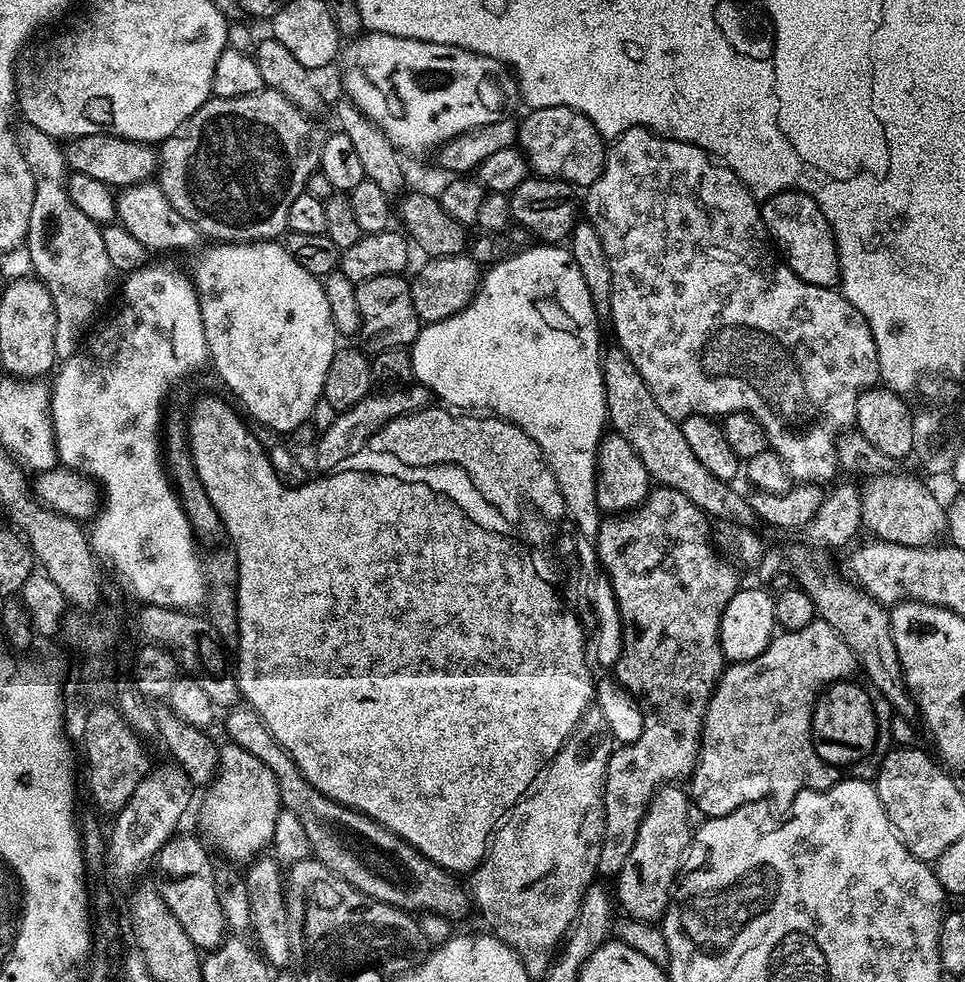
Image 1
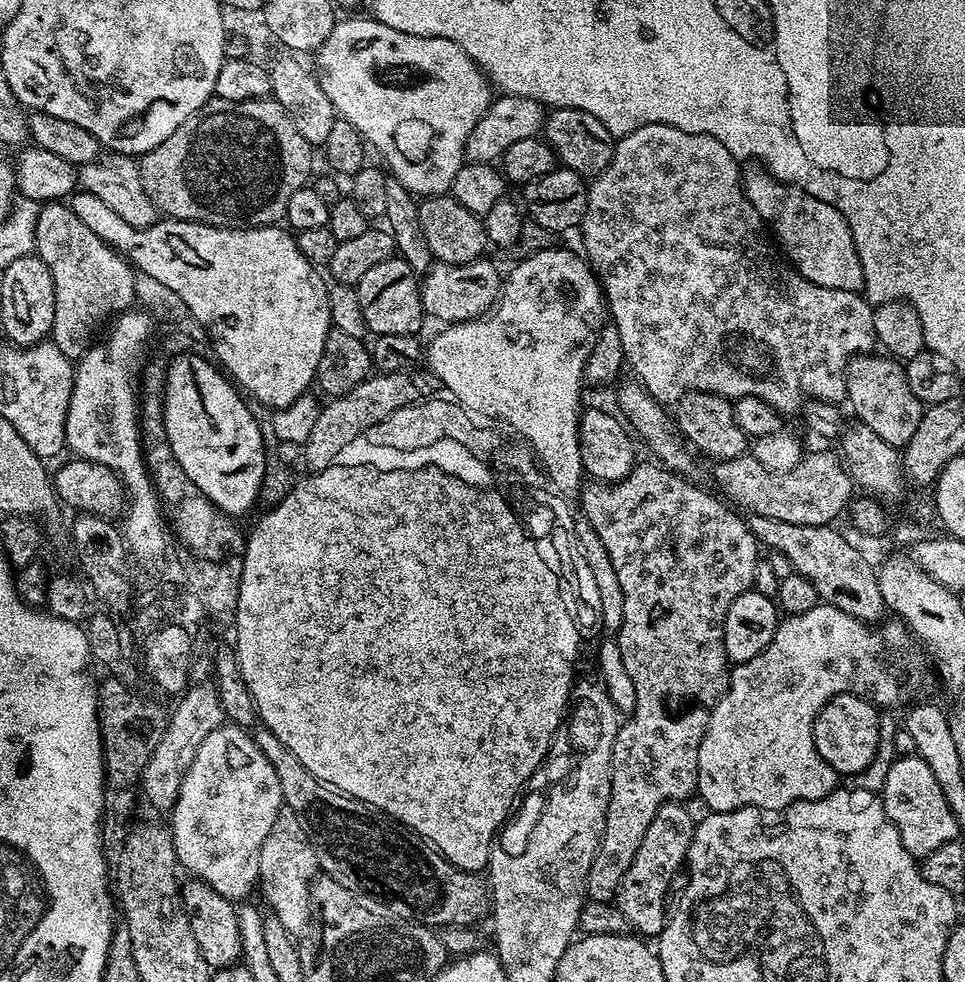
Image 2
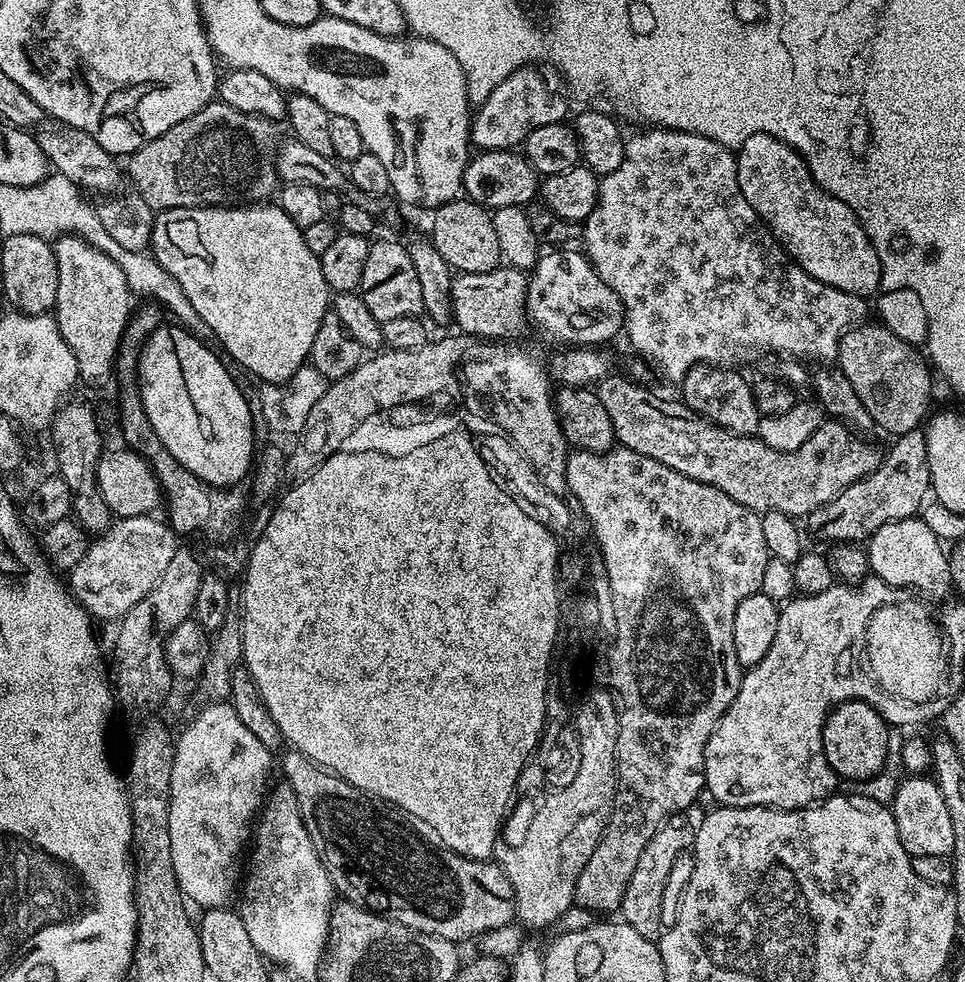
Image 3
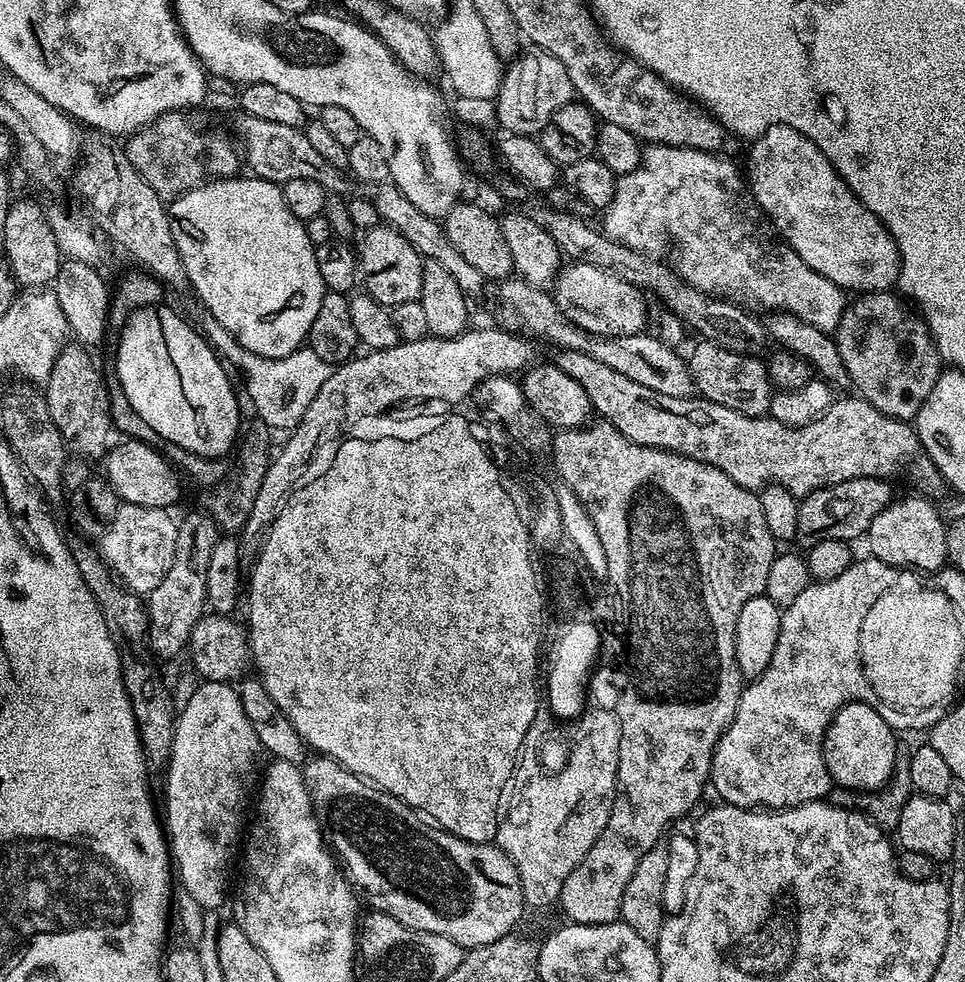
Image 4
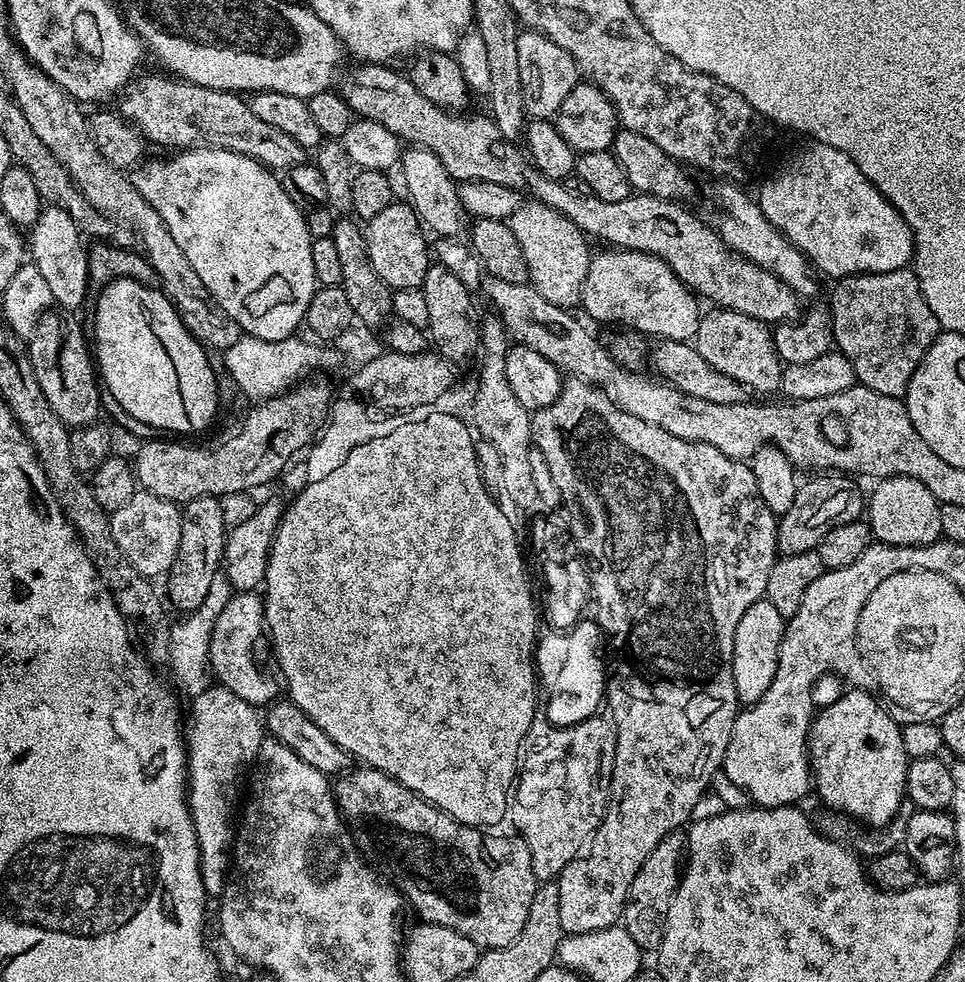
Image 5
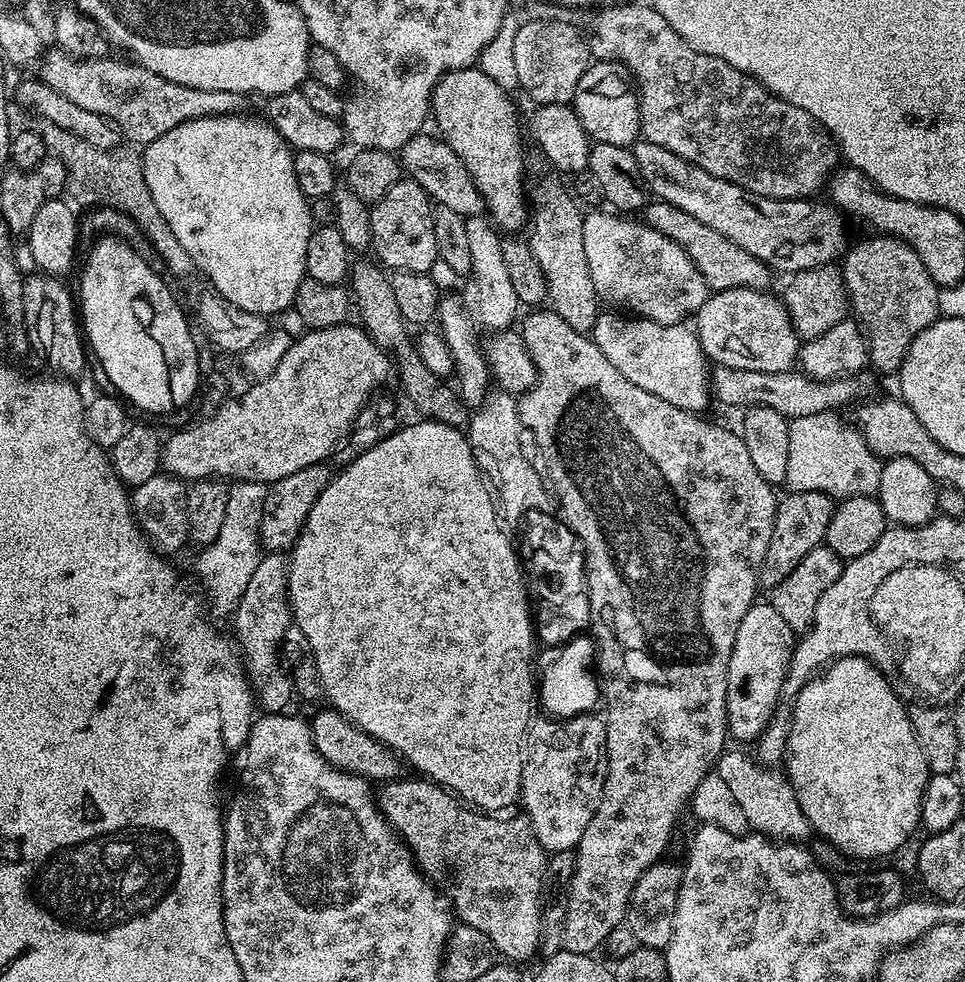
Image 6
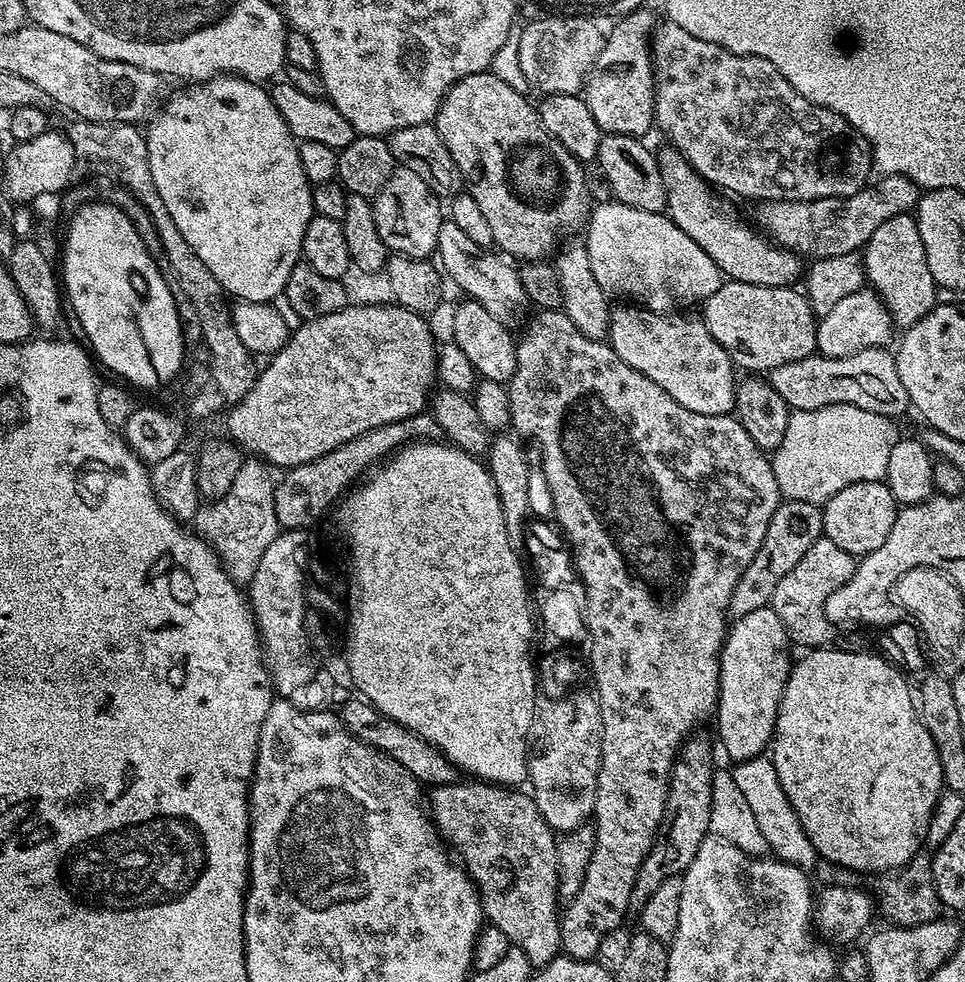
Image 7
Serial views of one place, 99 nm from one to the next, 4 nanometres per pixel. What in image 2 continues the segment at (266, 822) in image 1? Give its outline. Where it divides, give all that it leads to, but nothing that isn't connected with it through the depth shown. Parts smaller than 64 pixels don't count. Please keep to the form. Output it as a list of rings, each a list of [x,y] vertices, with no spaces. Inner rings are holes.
[[[235,726],[215,728],[198,746],[170,813],[177,865],[183,871],[185,868],[189,877],[206,882],[222,898],[247,901],[260,878],[262,842],[266,842],[266,834],[283,807],[278,774],[255,739]]]

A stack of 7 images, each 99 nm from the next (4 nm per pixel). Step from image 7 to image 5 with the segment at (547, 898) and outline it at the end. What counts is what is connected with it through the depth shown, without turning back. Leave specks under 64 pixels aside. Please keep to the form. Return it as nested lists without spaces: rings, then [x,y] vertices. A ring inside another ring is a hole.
[[[356,766],[343,773],[335,781],[334,795],[337,808],[356,838],[356,847],[381,869],[388,868],[396,891],[407,903],[408,900],[412,903],[423,923],[450,926],[458,934],[479,941],[485,949],[508,948],[522,933],[538,881],[530,862],[530,850],[519,836],[495,836],[495,831],[466,826],[414,794],[414,790],[402,786],[394,777],[367,766]]]

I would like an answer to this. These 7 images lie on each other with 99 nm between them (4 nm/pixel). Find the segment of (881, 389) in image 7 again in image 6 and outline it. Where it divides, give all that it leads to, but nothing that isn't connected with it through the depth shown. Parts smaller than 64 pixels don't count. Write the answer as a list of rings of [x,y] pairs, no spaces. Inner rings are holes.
[[[713,367],[710,372],[710,392],[724,404],[739,410],[754,407],[770,407],[789,421],[806,418],[807,415],[831,413],[851,400],[864,402],[873,395],[876,380],[871,371],[857,372],[851,376],[836,376],[833,380],[815,380],[799,370],[786,372],[759,372],[737,368]]]

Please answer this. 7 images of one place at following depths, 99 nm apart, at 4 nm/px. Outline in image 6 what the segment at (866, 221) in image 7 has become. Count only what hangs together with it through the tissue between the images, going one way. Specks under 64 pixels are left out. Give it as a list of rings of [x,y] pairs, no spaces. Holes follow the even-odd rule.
[[[643,138],[637,139],[636,143],[631,145],[631,150],[634,162],[638,162],[638,170],[642,170],[644,186],[656,200],[665,200],[670,206],[678,206],[678,210],[686,210],[686,214],[698,218],[698,222],[710,226],[710,230],[718,230],[718,234],[730,238],[730,242],[742,246],[746,254],[754,254],[754,258],[758,258],[777,273],[780,271],[784,272],[783,274],[791,274],[805,272],[811,268],[823,268],[839,261],[845,255],[845,217],[831,203],[814,204],[816,202],[810,198],[776,200],[773,196],[755,196],[734,182],[726,182],[722,178],[714,178],[714,174],[706,174],[706,170],[686,162],[686,158],[666,150],[666,146],[658,146]]]

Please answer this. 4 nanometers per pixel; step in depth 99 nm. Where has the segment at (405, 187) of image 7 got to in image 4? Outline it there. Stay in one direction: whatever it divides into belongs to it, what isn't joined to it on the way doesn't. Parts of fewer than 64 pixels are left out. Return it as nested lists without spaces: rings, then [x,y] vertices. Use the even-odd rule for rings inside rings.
[[[389,226],[369,228],[362,238],[364,241],[358,244],[358,272],[362,277],[362,288],[364,284],[363,291],[389,310],[402,302],[419,300],[424,260],[418,249]]]

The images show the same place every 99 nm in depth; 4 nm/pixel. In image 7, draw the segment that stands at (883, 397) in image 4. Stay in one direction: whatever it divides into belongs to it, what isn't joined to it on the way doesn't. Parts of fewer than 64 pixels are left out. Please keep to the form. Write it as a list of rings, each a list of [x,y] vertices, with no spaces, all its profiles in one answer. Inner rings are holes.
[[[904,213],[882,222],[865,244],[862,259],[869,285],[883,298],[897,327],[912,327],[936,306],[938,286],[930,274],[925,243],[922,242],[915,215]]]

